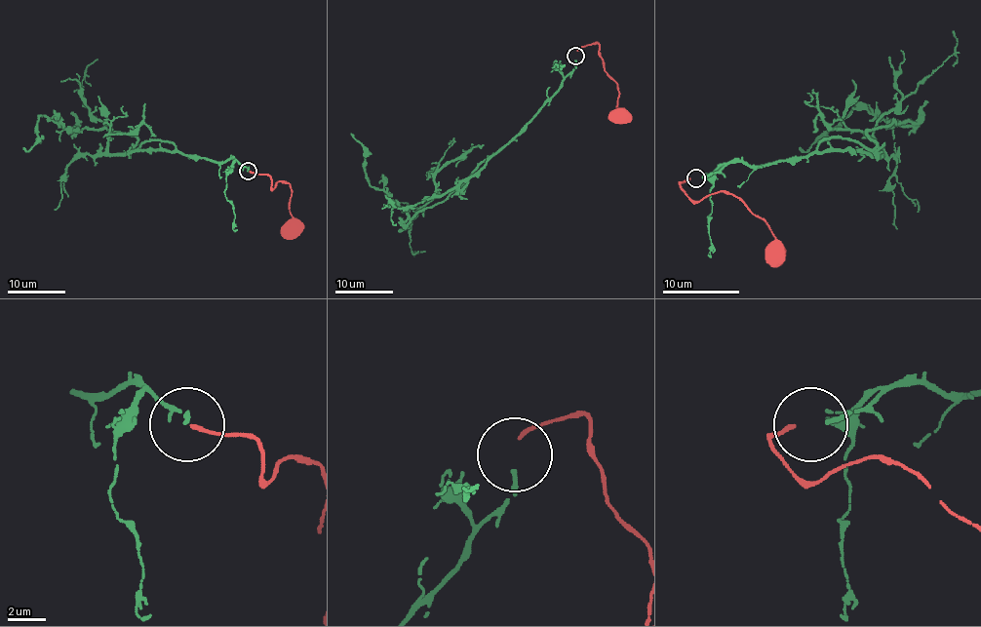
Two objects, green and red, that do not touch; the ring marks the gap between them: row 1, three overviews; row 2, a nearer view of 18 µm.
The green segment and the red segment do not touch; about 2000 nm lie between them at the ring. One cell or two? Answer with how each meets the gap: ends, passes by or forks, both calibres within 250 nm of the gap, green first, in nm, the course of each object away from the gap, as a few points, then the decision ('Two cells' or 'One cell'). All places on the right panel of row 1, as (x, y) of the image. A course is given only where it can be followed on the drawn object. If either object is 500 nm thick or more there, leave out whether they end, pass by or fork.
At the ring green ends. At the ring red ends. Thickness 240 nm (green) against 200 nm. Course of green: (702, 177), (729, 162), (873, 149), (869, 132), (909, 122), (888, 124), (865, 104), (798, 147). Course of red: (689, 177), (680, 187), (693, 200), (727, 191), (767, 225), (775, 241), (767, 254), (767, 259), (771, 257). Two cells

